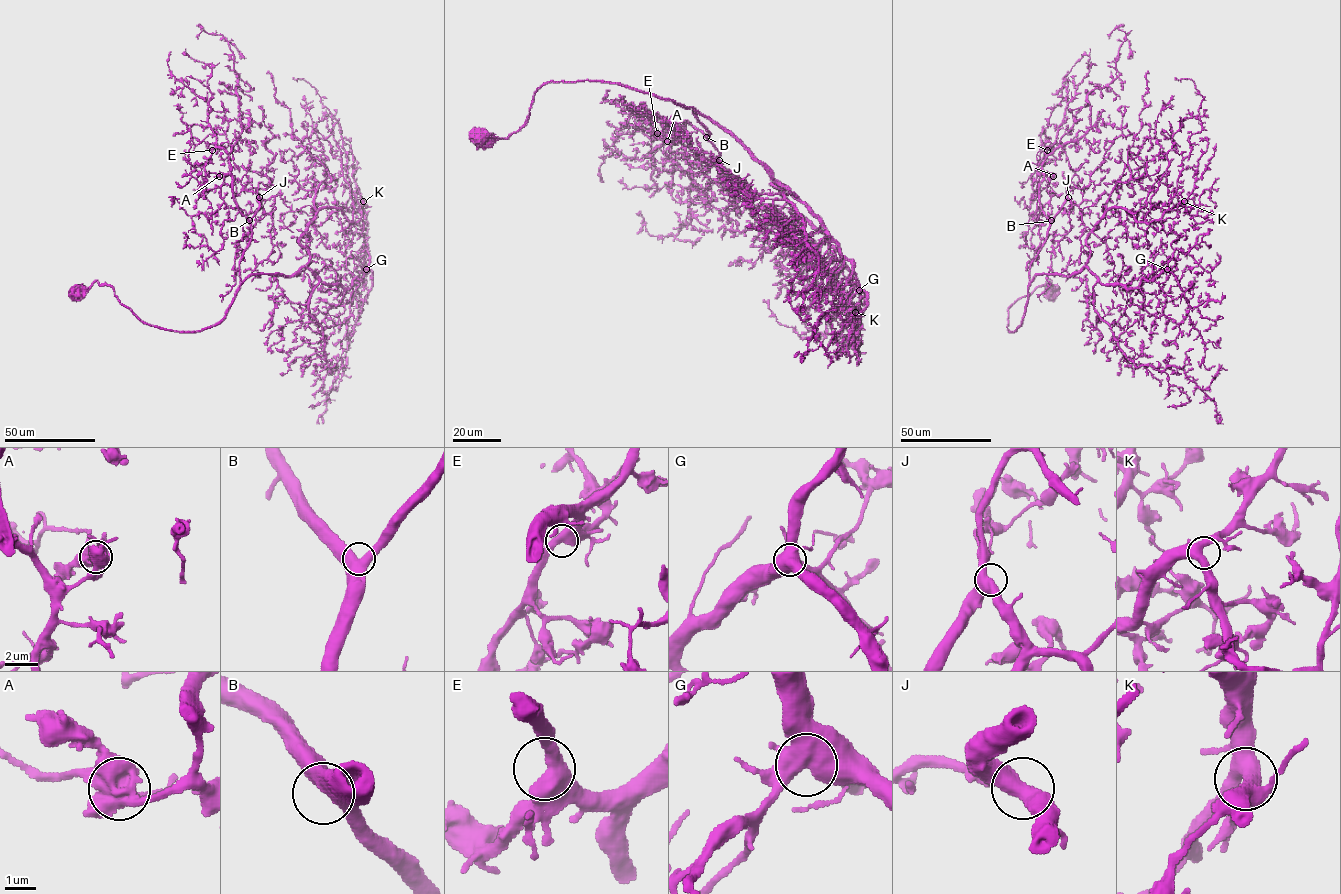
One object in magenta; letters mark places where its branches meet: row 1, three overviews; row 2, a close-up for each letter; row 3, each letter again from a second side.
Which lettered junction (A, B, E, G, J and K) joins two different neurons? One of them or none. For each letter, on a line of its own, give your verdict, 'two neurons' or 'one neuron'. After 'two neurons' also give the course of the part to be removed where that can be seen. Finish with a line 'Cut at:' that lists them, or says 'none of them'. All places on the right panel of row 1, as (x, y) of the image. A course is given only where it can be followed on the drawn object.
A: two neurons | (1053, 176), (1052, 173), (1041, 173), (1038, 180), (1037, 220)
B: one neuron
E: one neuron
G: one neuron
J: one neuron
K: one neuron
Cut at: A

